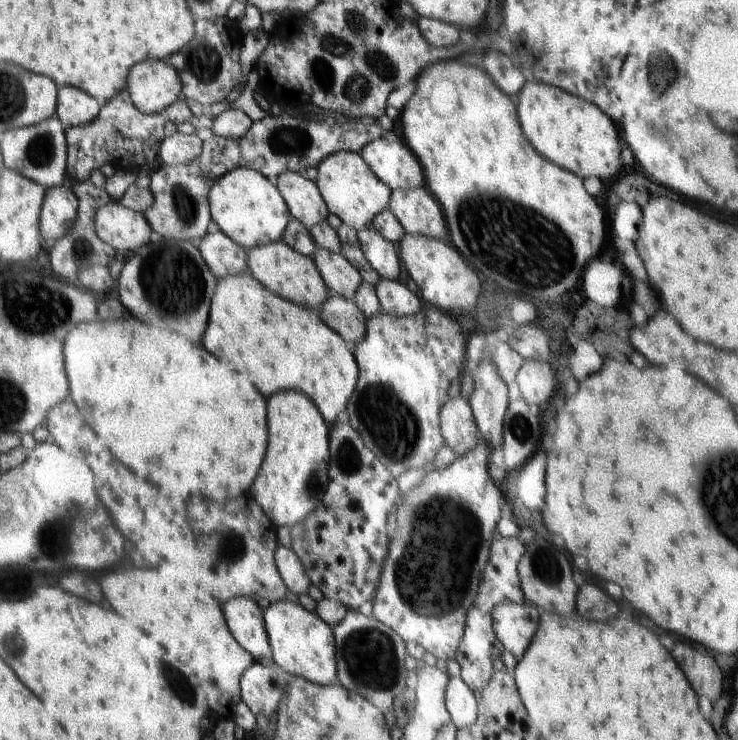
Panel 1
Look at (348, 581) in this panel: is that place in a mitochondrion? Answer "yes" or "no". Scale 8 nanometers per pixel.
no

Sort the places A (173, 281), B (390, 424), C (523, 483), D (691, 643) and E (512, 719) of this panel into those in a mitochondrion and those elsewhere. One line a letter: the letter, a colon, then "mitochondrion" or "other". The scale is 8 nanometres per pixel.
A: mitochondrion
B: mitochondrion
C: other
D: other
E: other

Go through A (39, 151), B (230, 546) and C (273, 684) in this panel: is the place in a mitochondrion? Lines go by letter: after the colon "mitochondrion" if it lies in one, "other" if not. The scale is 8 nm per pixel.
A: mitochondrion
B: mitochondrion
C: mitochondrion

